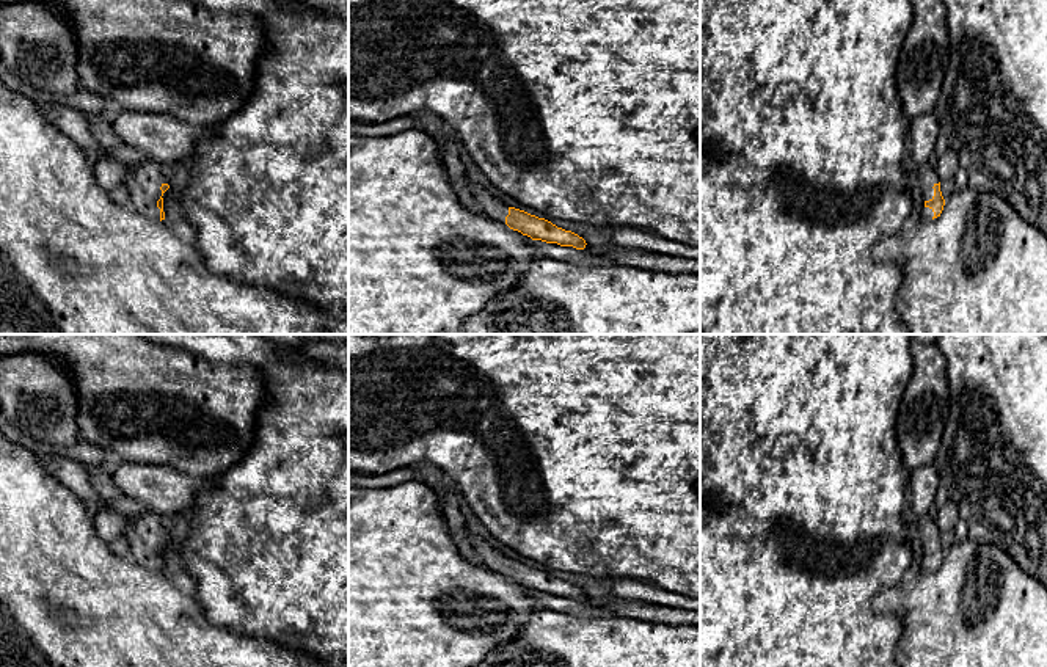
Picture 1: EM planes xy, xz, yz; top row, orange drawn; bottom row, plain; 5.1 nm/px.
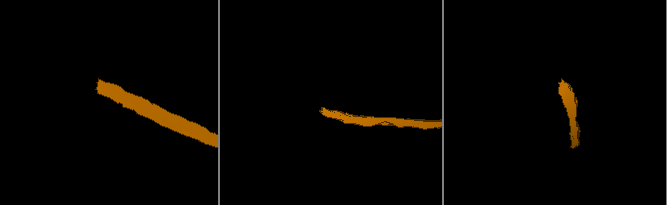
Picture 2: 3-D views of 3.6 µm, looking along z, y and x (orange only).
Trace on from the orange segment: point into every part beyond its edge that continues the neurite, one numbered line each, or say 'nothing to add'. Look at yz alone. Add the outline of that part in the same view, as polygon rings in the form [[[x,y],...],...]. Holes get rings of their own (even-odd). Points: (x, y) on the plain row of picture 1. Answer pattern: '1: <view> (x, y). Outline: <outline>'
1: yz (928, 528). Outline: [[[928,515],[920,516],[917,519],[917,526],[923,552],[929,552],[934,548],[934,537],[940,534],[940,529],[934,519],[931,519]]]

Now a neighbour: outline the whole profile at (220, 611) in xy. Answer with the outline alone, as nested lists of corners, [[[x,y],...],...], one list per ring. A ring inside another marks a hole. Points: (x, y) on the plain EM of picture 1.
[[[309,342],[297,345],[295,359],[262,367],[268,388],[268,403],[259,414],[256,438],[245,457],[221,476],[209,477],[210,487],[195,498],[187,513],[188,537],[181,554],[187,573],[196,581],[195,598],[209,620],[231,631],[272,640],[323,659],[333,667],[348,667],[348,342]]]

